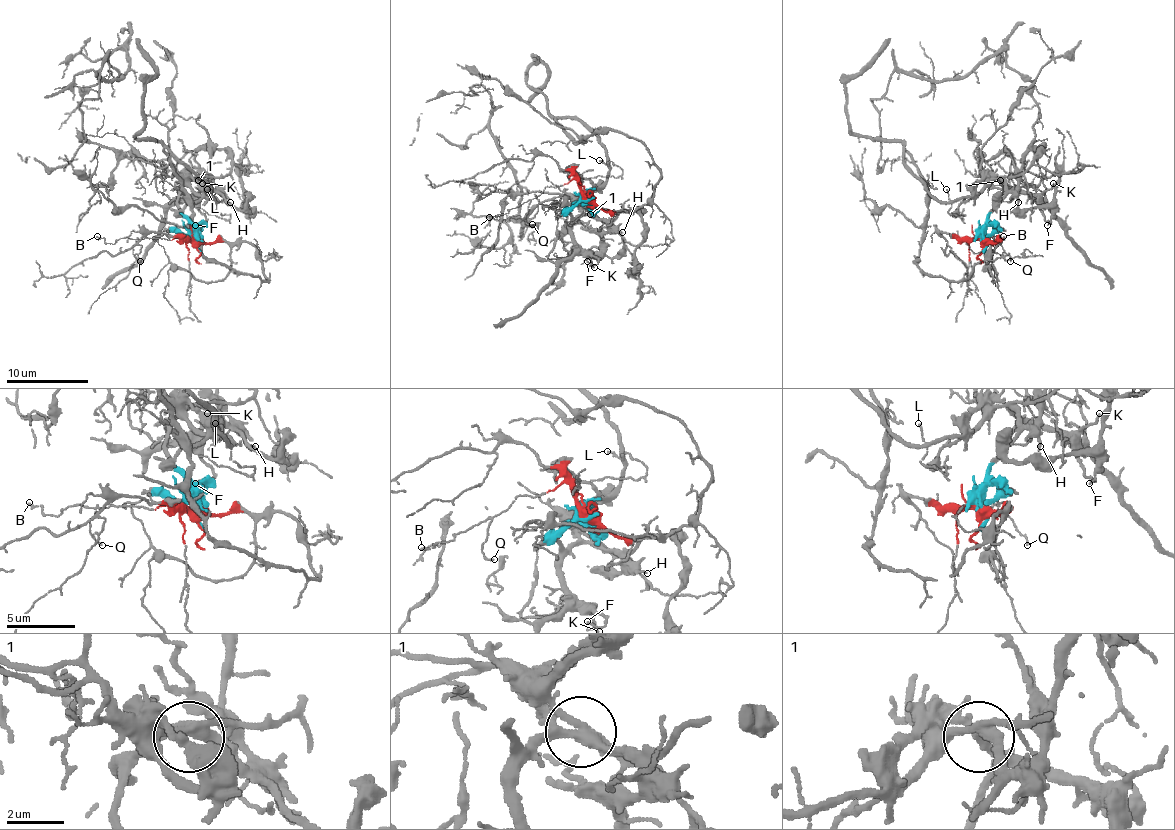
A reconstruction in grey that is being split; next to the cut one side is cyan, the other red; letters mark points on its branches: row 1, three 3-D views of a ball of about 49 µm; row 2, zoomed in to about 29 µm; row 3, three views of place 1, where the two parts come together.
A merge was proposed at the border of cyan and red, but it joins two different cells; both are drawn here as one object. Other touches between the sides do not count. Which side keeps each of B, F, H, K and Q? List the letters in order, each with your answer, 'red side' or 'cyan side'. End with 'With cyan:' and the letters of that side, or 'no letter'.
B: red side
F: cyan side
H: cyan side
K: cyan side
Q: red side
With cyan: F, H, K

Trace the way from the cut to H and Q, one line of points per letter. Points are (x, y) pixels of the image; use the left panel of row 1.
H: (196, 239), (196, 225), (178, 205), (180, 191), (192, 180), (202, 180), (231, 203)
Q: (194, 241), (145, 237), (133, 246), (133, 254), (139, 262)

